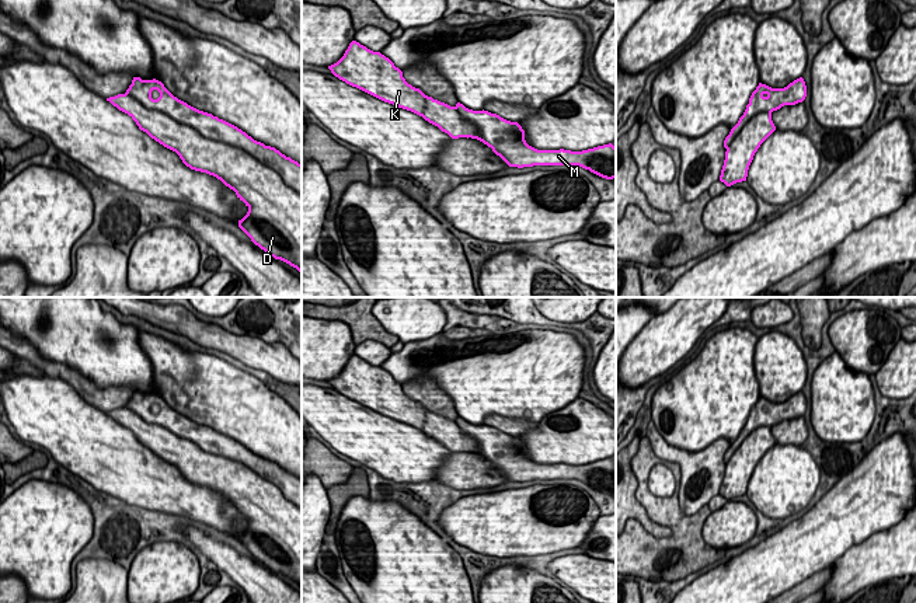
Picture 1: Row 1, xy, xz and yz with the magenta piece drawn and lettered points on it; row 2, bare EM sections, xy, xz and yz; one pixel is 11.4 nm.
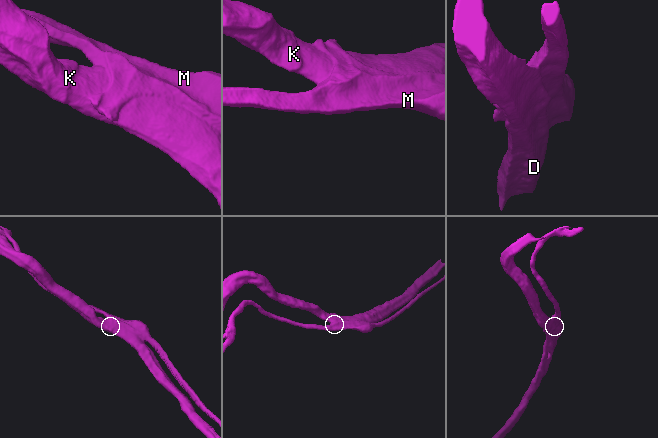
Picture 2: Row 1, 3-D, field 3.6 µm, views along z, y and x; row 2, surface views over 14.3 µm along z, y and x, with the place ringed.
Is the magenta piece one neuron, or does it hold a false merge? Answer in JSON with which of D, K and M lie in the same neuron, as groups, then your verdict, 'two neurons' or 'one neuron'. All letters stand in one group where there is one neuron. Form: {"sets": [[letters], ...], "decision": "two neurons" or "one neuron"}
{"sets": [["D", "K"], ["M"]], "decision": "two neurons"}

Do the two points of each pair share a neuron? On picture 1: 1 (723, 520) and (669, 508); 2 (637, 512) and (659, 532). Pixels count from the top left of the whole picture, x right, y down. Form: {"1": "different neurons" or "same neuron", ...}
{"1": "different neurons", "2": "same neuron"}

